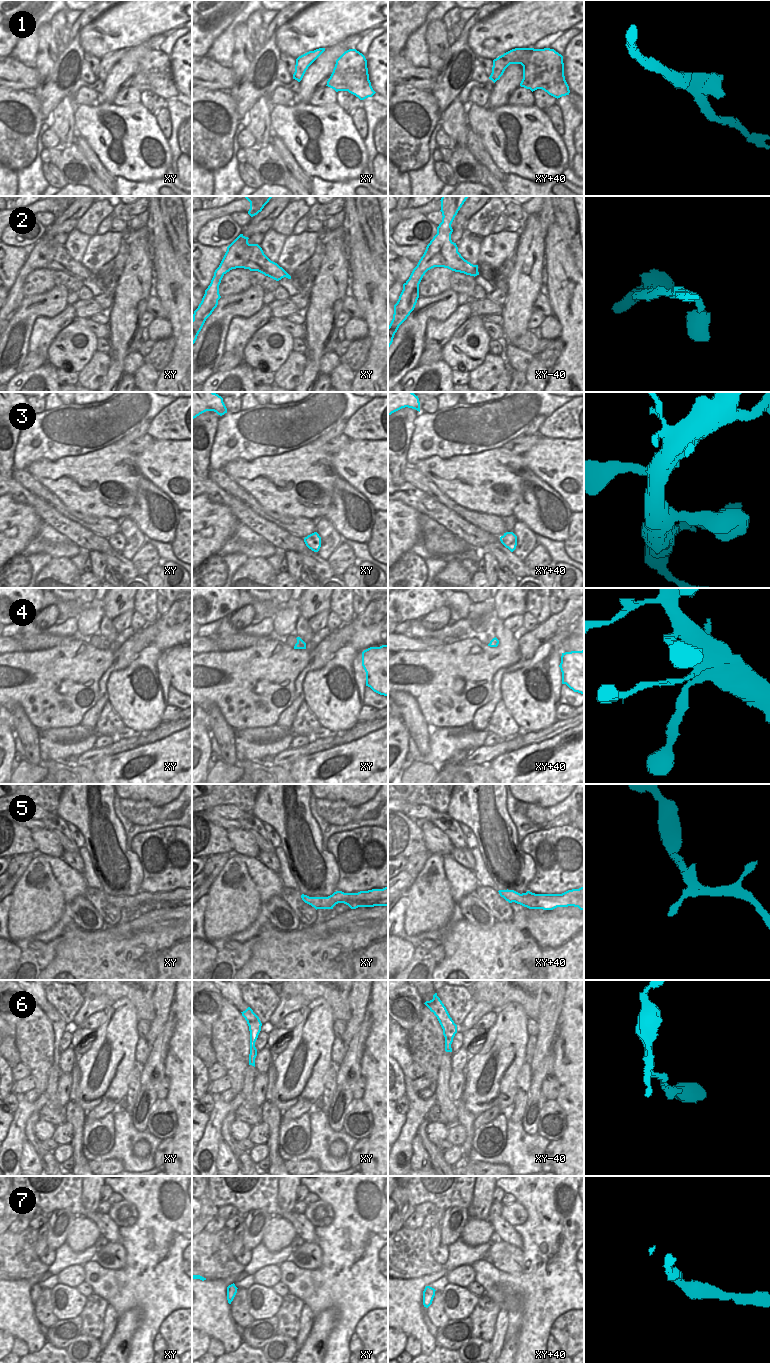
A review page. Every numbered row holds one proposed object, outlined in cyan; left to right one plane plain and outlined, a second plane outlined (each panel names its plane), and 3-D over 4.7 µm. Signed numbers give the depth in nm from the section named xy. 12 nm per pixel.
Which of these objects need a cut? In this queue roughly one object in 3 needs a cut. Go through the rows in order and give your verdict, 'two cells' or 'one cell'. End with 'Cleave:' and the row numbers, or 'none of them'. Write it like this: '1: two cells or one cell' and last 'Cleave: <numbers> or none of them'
1: one cell
2: one cell
3: one cell
4: one cell
5: two cells
6: one cell
7: one cell
Cleave: 5

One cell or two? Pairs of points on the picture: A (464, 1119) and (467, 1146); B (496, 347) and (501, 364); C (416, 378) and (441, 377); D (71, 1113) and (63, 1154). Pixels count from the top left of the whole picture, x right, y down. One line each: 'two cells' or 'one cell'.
A: one cell
B: two cells
C: one cell
D: two cells

